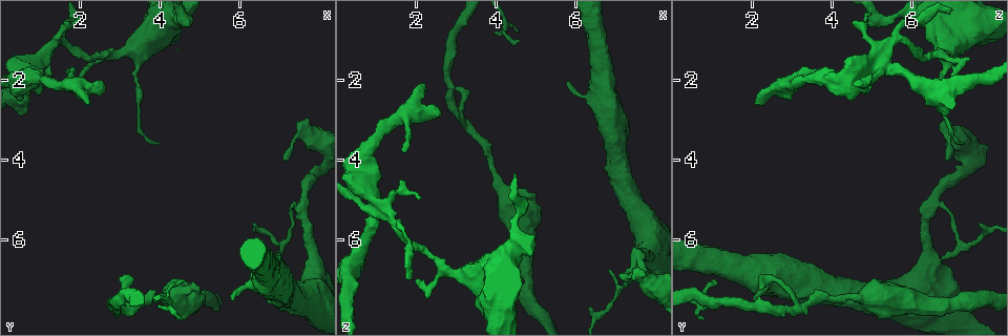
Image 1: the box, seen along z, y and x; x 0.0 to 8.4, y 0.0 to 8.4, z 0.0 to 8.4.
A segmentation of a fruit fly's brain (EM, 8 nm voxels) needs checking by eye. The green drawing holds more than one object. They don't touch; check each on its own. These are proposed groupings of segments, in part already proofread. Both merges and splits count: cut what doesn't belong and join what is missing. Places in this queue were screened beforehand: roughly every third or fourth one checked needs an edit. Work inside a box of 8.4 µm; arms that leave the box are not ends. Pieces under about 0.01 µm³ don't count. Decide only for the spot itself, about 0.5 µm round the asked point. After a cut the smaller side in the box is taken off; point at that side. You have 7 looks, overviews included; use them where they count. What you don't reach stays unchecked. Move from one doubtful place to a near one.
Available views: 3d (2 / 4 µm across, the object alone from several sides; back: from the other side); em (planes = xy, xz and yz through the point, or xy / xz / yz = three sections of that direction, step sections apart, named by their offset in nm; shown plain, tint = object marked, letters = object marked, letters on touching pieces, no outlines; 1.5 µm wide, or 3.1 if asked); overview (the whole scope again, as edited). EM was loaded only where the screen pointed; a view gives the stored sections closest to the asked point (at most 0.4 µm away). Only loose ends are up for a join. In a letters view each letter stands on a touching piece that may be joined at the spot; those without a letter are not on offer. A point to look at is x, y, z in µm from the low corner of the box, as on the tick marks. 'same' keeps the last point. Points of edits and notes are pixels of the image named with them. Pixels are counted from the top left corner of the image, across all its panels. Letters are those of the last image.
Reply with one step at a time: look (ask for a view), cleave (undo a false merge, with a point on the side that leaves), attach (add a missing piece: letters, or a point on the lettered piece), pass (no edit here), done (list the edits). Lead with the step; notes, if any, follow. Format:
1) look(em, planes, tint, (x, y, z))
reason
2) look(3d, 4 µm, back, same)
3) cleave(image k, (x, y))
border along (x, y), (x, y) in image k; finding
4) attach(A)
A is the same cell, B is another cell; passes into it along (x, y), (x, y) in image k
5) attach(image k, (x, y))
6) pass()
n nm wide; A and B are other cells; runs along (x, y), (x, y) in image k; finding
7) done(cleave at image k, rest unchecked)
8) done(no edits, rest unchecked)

look(em, xy, step 4, tint, (1.55, 0.95, 5.75))
sharp bend

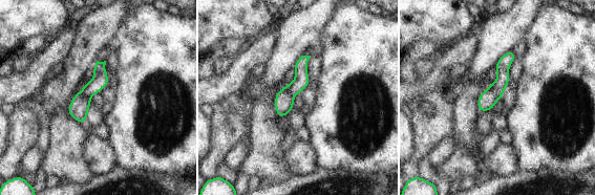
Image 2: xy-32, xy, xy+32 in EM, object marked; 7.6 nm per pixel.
look(em, xy, step 4, letters, same)
what lies round it

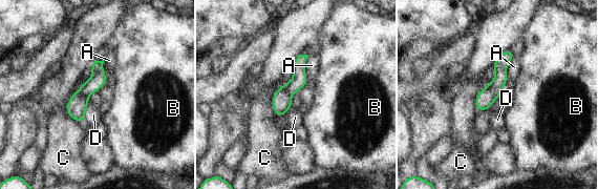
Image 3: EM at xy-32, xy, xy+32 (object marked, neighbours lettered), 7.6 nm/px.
cleave(image 3, (500, 64))
A, B, C and D are other cells; border along (486, 86), (500, 90) in image 3; a second cell is stuck on

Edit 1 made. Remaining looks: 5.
look(3d, 4 µm, (3.30, 7.70, 3.20))
sharp bend

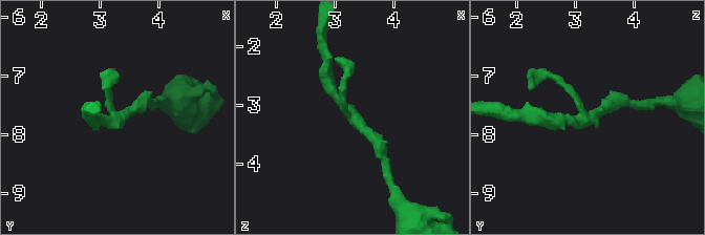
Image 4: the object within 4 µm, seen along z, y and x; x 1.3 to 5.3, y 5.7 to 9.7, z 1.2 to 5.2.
look(em, yz, step 4, letters, (3.35, 7.75, 3.15))
need the tissue

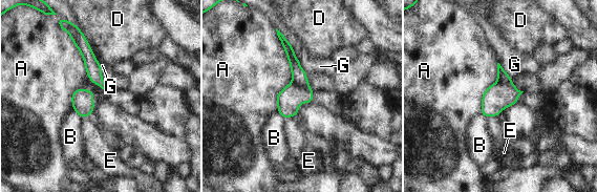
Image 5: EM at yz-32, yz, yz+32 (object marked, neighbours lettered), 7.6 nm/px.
cleave(image 5, (299, 78))
A touches over 600 nm; A, B, D, E and G are other cells; the part that leaves runs along (283, 41), (299, 78), (306, 85) in image 5; two cells meet here

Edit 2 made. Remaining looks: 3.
done(cleave at image 3, cleave at image 5, rest unchecked)

